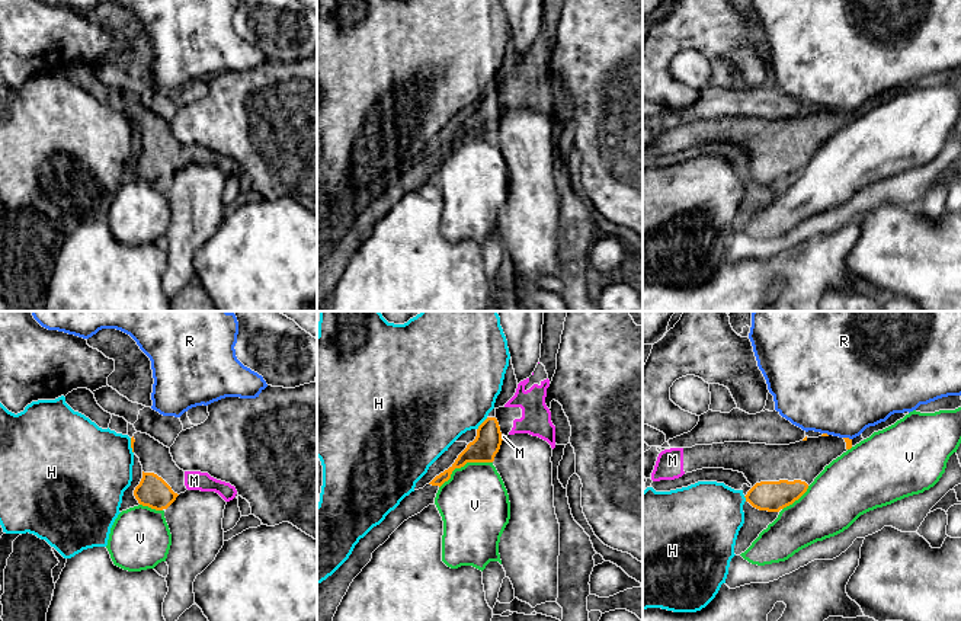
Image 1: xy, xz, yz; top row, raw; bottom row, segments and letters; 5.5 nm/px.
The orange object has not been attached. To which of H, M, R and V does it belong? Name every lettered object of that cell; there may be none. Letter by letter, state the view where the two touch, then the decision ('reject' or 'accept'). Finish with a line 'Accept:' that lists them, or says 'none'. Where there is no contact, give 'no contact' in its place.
H: meets orange in xz; reject
M: meets orange in xz; accept
R: meets orange in yz; reject
V: meets orange in xz; reject
Accept: M

